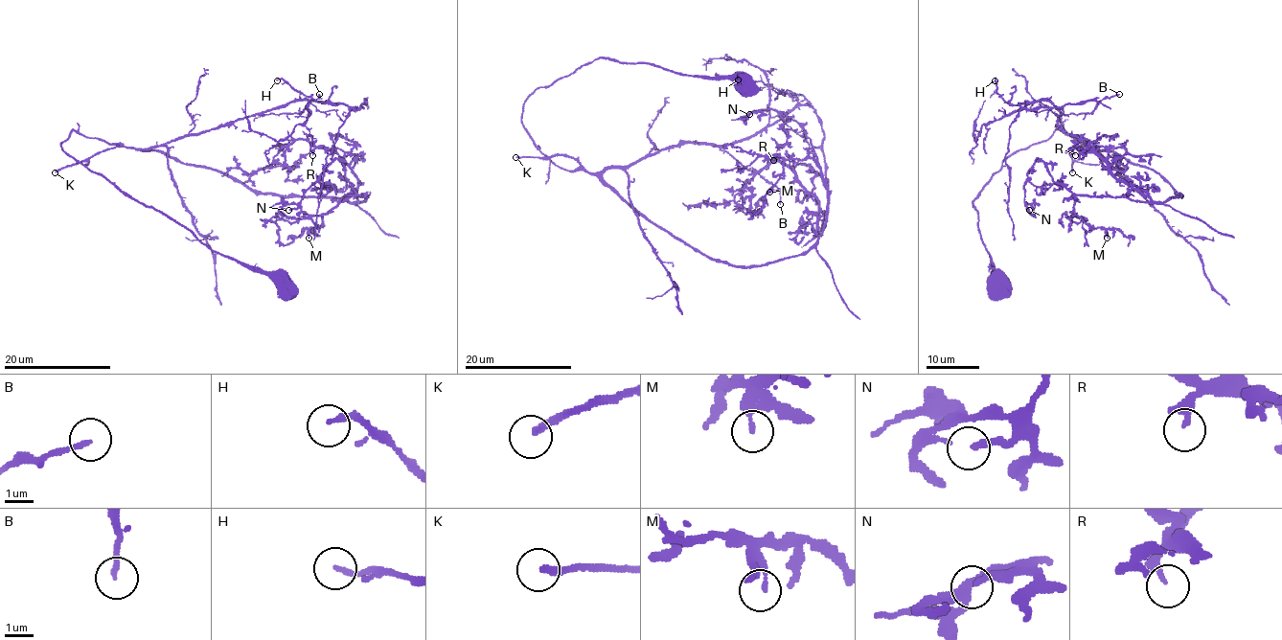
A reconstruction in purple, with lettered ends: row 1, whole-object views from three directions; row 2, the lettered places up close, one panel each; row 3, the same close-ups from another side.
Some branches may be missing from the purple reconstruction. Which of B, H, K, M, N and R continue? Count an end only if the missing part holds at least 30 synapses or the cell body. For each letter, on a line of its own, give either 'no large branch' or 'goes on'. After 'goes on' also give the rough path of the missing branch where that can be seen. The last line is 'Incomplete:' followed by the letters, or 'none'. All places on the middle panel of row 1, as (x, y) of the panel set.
B: no large branch
H: no large branch
K: goes on
M: no large branch
N: no large branch
R: goes on; missing branch runs (773, 160), (750, 136), (729, 127), (698, 129), (687, 145), (705, 148)
Incomplete: K, R

